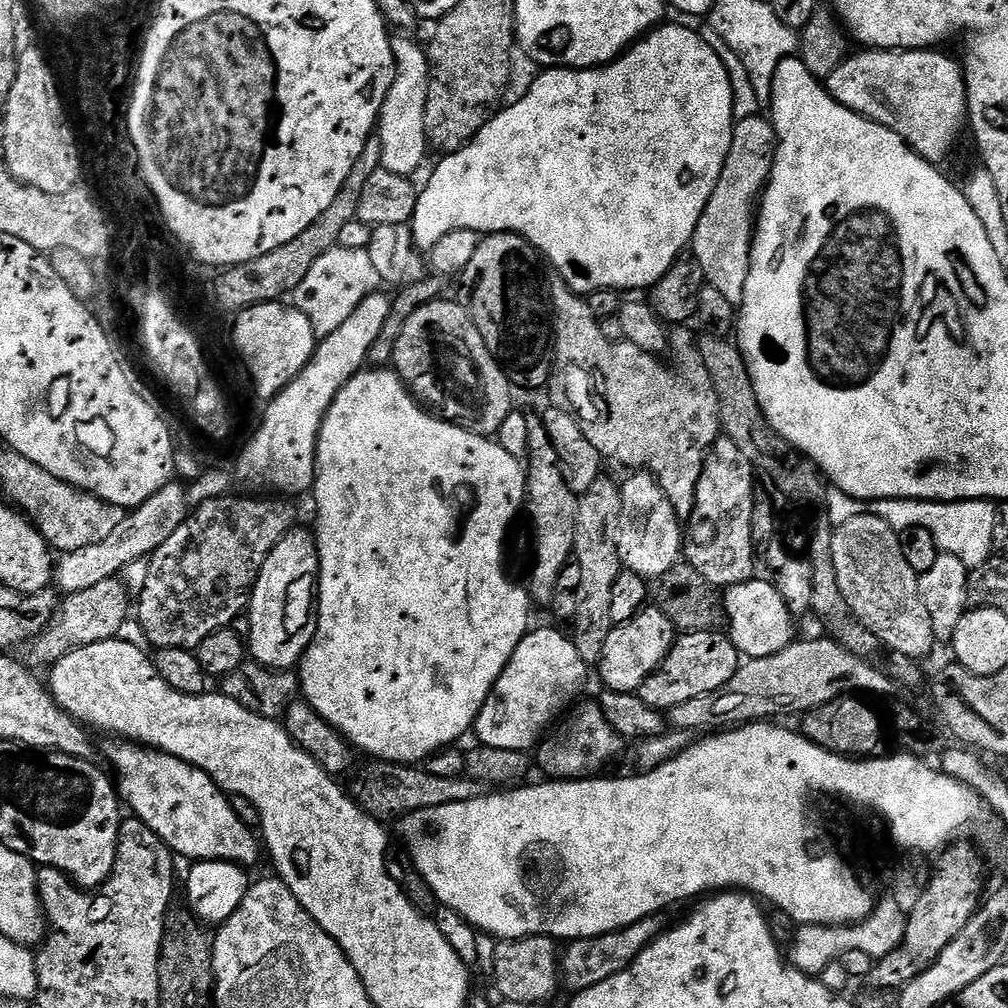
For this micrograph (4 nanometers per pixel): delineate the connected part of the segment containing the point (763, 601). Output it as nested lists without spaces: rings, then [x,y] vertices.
[[[753,578],[730,586],[723,589],[722,599],[726,617],[726,635],[739,647],[741,657],[750,660],[770,658],[778,654],[778,650],[786,650],[786,646],[790,646],[793,640],[797,639],[797,621],[786,606],[786,602],[782,602],[782,594],[778,594],[771,579]]]

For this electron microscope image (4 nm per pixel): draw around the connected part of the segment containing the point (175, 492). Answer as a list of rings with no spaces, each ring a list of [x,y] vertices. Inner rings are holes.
[[[169,482],[162,486],[162,490],[158,490],[158,494],[154,494],[154,498],[131,509],[124,520],[114,526],[114,531],[107,538],[102,538],[102,542],[86,546],[82,550],[63,553],[54,568],[55,587],[64,594],[86,590],[97,582],[106,582],[123,573],[124,568],[135,560],[147,561],[152,553],[158,550],[158,546],[162,546],[162,542],[166,542],[166,538],[170,538],[170,534],[174,534],[174,530],[182,526],[182,522],[188,519],[189,515],[190,505],[185,485]]]

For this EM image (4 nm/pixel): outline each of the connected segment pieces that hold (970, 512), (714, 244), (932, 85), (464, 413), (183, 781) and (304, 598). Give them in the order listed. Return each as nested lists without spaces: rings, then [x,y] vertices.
[[[829,487],[823,493],[823,504],[828,511],[827,523],[833,529],[841,528],[843,524],[859,516],[877,516],[898,534],[908,528],[930,530],[941,553],[955,556],[969,570],[982,566],[982,562],[994,555],[994,518],[997,505],[986,500],[959,500],[945,504],[941,500],[859,500],[842,490]]]
[[[757,114],[745,120],[735,121],[732,130],[730,154],[726,154],[726,166],[722,166],[722,174],[718,178],[718,186],[714,186],[714,194],[710,194],[710,202],[706,202],[706,210],[702,210],[702,218],[698,218],[698,226],[692,235],[691,255],[697,266],[704,271],[707,287],[719,290],[732,304],[740,306],[746,294],[746,278],[750,274],[752,261],[752,237],[754,221],[758,216],[758,201],[772,177],[772,167],[776,161],[776,131],[771,119]]]
[[[860,50],[860,53],[849,55],[847,60],[842,61],[838,70],[834,70],[826,77],[826,87],[829,94],[842,106],[846,106],[851,112],[858,113],[859,116],[866,116],[869,120],[875,120],[876,123],[894,130],[916,153],[926,162],[937,166],[943,165],[943,160],[952,152],[952,147],[956,144],[956,139],[960,136],[960,131],[965,131],[966,121],[968,120],[968,91],[964,85],[964,69],[959,63],[956,64],[948,56],[939,56],[936,50]]]
[[[441,298],[414,310],[398,334],[390,364],[425,409],[470,434],[495,437],[506,414],[514,411],[514,386],[482,342],[482,334],[463,303]]]
[[[116,742],[109,750],[112,759],[111,771],[116,771],[118,781],[118,795],[125,805],[132,807],[131,815],[141,820],[158,838],[168,843],[177,857],[185,856],[188,862],[201,860],[228,860],[232,864],[249,866],[262,856],[262,844],[257,833],[248,828],[238,814],[234,814],[231,799],[223,788],[216,785],[215,780],[205,774],[200,768],[174,758],[169,752],[160,752],[156,748],[141,746],[136,742]]]
[[[290,531],[281,538],[278,546],[274,546],[274,550],[270,550],[270,558],[262,562],[260,577],[246,609],[246,648],[255,663],[263,668],[292,670],[303,660],[304,652],[312,645],[316,633],[313,608],[319,578],[320,555],[316,537],[311,531]]]

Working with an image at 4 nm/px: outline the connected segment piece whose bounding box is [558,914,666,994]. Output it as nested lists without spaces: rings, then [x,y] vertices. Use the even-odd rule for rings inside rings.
[[[660,914],[647,916],[622,930],[614,930],[610,934],[571,941],[565,947],[568,948],[565,952],[563,949],[558,960],[563,987],[565,984],[570,990],[569,993],[575,994],[590,986],[598,986],[598,982],[606,982],[606,978],[614,978],[614,974],[629,968],[634,958],[638,958],[638,954],[642,954],[642,950],[646,950],[646,946],[654,943],[660,937],[660,933],[665,931],[664,918]]]

